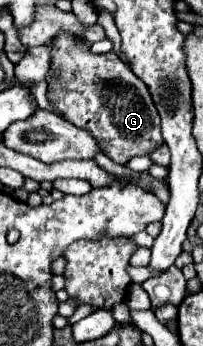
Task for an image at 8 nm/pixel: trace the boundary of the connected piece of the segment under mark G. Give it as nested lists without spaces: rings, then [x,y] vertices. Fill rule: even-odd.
[[[58,34],[52,42],[54,84],[48,90],[50,102],[82,130],[90,130],[92,138],[104,146],[104,154],[116,164],[128,164],[134,156],[146,156],[164,144],[160,134],[160,116],[148,92],[148,86],[126,66],[114,52],[92,54],[72,34]]]

